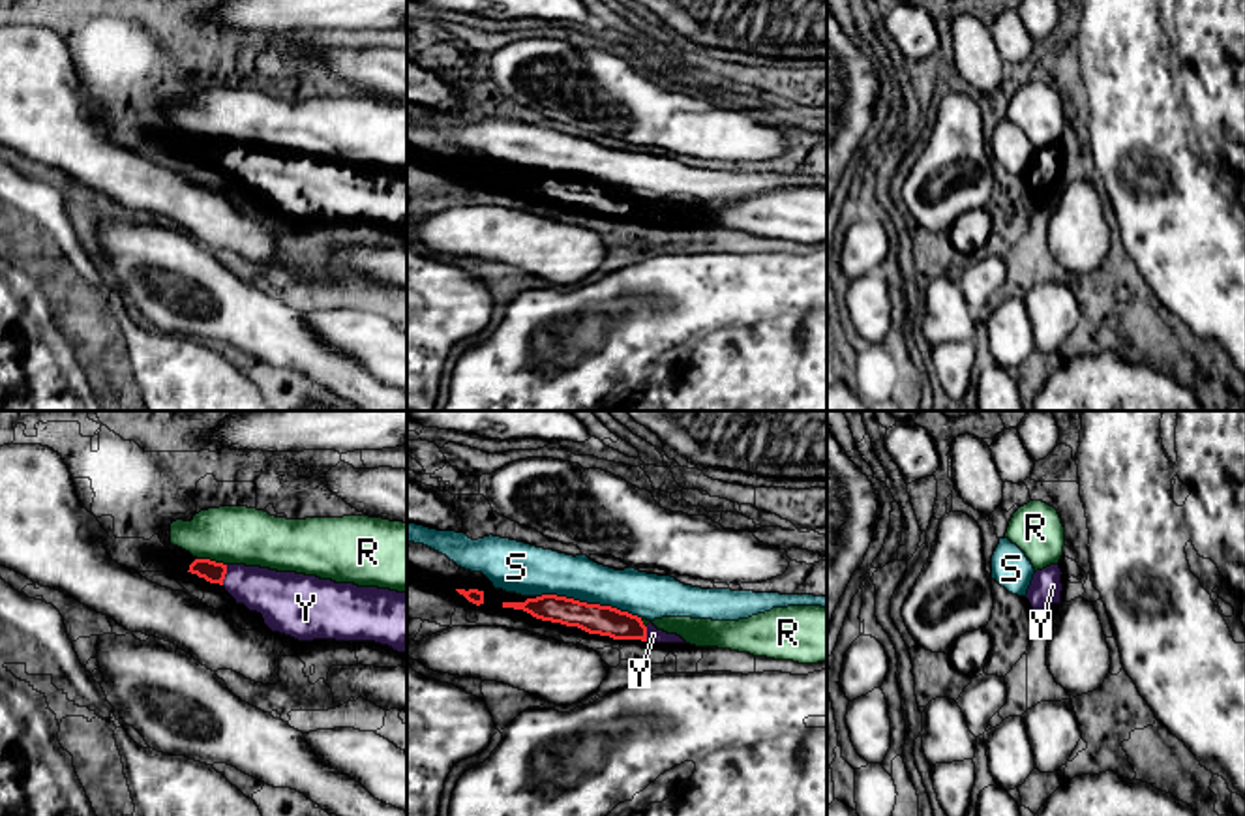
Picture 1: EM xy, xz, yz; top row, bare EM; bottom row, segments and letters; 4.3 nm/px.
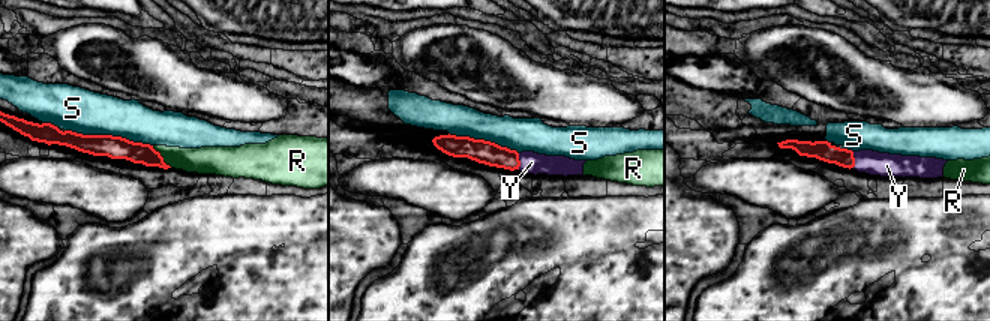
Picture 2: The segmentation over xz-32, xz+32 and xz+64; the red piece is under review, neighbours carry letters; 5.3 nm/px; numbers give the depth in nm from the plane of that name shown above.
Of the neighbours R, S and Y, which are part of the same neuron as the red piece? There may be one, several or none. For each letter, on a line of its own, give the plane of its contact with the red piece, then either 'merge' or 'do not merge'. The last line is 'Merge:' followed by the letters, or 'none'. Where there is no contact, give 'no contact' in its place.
R: meets red in xy; do not merge
S: meets red in xz; do not merge
Y: meets red in xy; merge
Merge: Y

